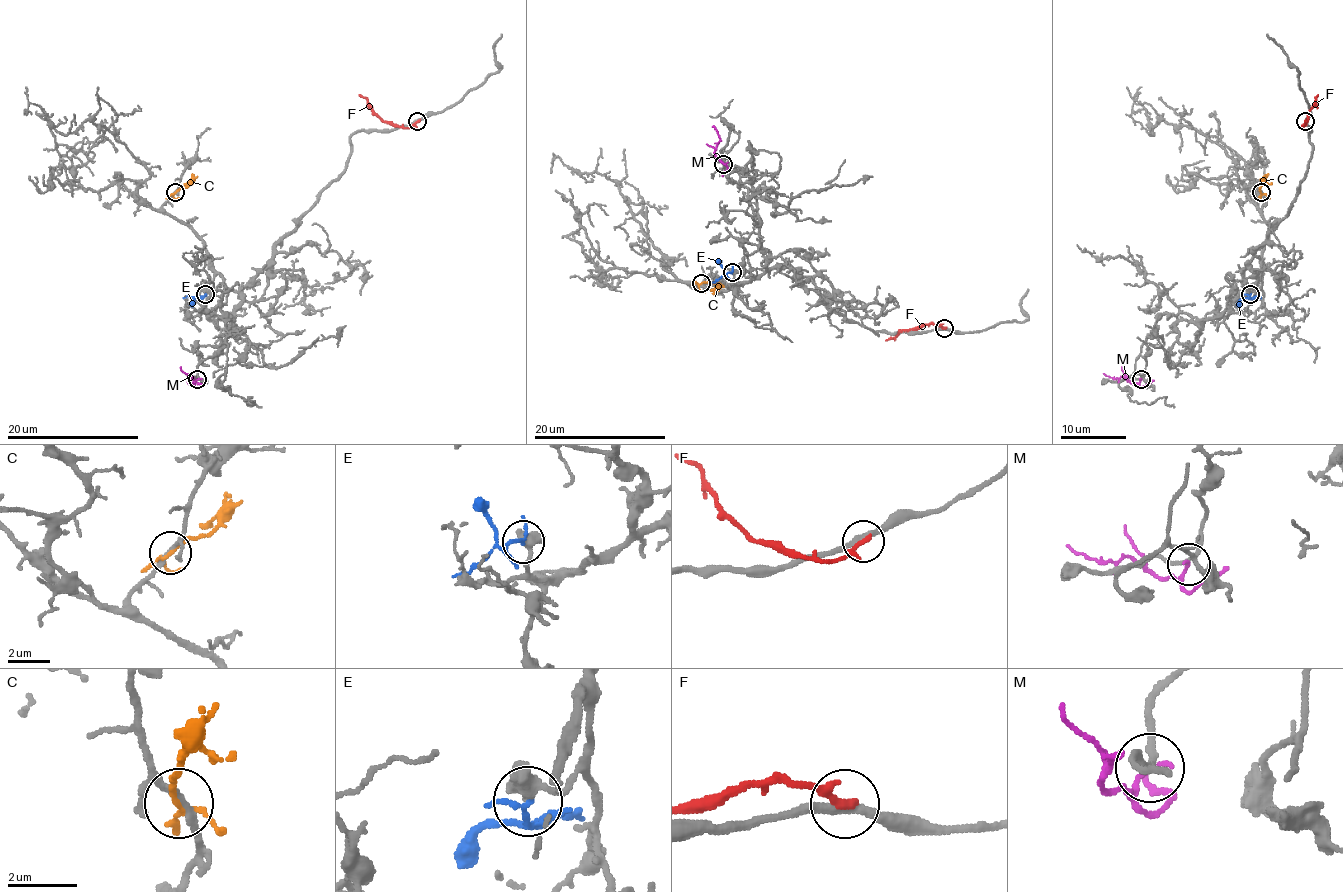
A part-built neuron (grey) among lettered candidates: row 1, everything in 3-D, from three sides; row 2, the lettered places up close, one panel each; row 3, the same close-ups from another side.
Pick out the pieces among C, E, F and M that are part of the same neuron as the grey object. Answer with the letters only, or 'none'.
none

